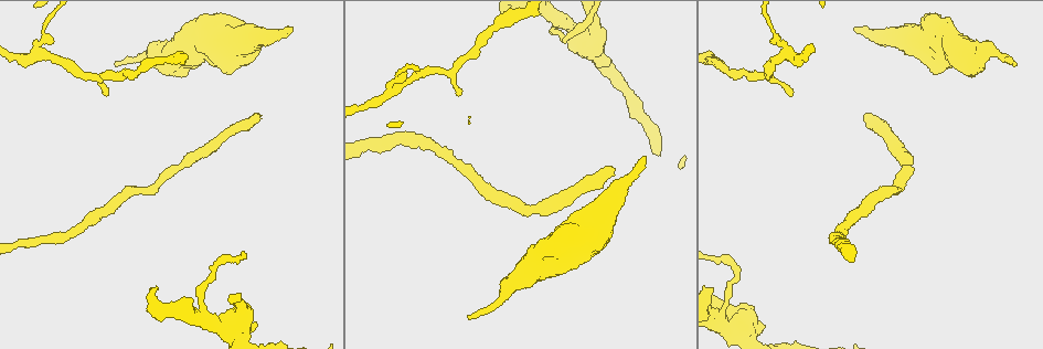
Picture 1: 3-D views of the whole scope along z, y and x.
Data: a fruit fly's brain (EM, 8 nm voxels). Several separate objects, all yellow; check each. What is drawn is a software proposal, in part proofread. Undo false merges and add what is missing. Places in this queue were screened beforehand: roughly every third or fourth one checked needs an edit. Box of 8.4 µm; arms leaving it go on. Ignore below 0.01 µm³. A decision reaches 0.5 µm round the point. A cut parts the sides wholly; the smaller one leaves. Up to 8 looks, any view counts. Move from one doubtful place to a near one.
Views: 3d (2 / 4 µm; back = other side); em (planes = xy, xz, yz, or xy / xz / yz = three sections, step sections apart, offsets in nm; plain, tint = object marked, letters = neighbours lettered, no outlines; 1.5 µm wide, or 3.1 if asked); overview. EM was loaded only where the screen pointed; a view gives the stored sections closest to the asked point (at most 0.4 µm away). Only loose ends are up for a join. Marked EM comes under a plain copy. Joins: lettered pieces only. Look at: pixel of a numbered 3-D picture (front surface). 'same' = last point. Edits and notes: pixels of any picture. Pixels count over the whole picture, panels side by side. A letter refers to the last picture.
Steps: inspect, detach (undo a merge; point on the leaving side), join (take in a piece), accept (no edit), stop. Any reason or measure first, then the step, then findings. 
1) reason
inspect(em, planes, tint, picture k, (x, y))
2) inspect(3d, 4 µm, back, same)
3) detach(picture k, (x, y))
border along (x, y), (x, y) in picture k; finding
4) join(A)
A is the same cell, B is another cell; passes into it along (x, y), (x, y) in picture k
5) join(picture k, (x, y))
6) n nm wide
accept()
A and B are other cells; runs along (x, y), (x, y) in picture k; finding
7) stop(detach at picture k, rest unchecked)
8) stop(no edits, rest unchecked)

a fork
inspect(em, xy, step 8, letters, picture 1, (396, 86))

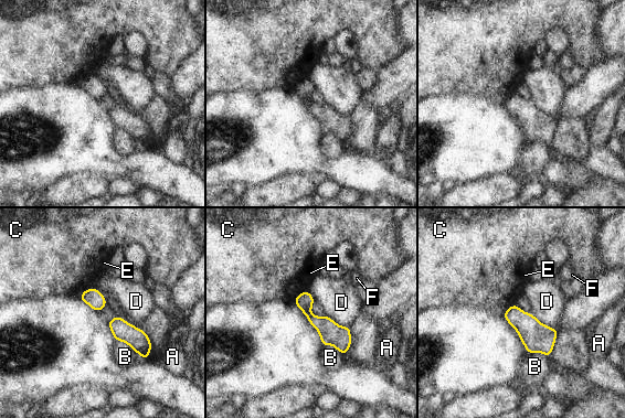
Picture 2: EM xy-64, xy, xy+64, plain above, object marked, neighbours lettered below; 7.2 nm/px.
150 nm wide
detach(picture 2, (305, 300))
A, B, C, D, E and F are other cells; border along (302, 308), (309, 312) in picture 2; a second cell is stuck on

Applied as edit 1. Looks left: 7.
see it whole again
inspect(overview)

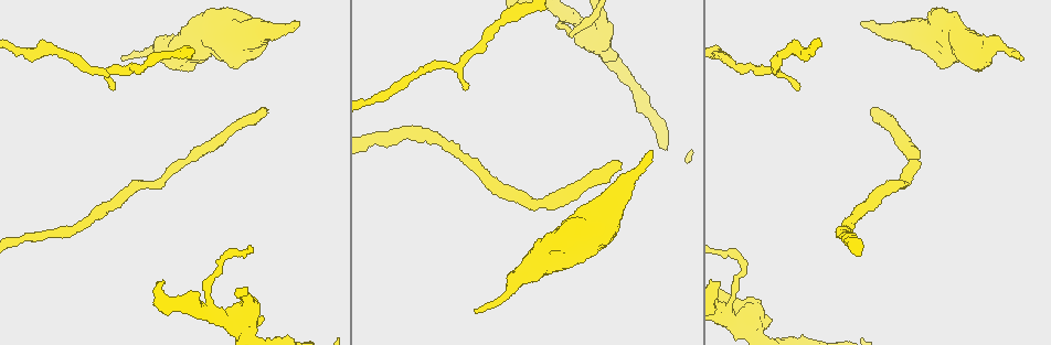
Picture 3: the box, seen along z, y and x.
inspect(3d, 4 µm, picture 3, (115, 87))

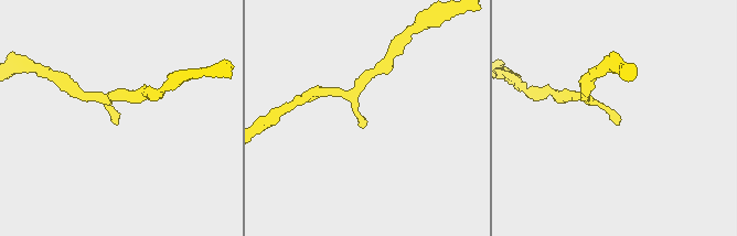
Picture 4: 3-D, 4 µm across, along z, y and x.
shape alone is not enough
inspect(em, planes, letters, picture 4, (364, 125))

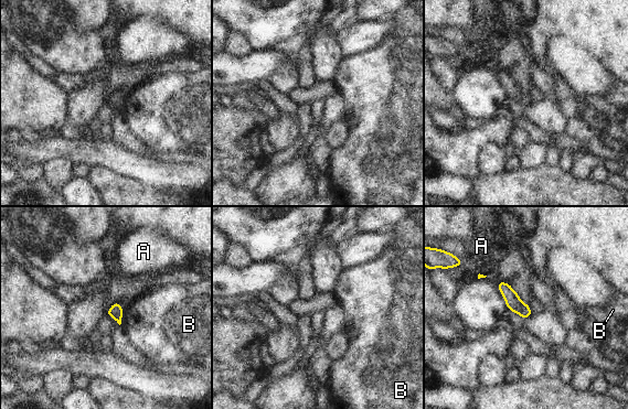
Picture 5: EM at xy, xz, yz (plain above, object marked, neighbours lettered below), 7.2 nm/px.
accept()
A and B are other cells; border along (124, 310), (119, 324) in picture 5; no lettered piece goes on from it

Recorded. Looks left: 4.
tapers out
inspect(3d, 2 µm, picture 3, (123, 61))

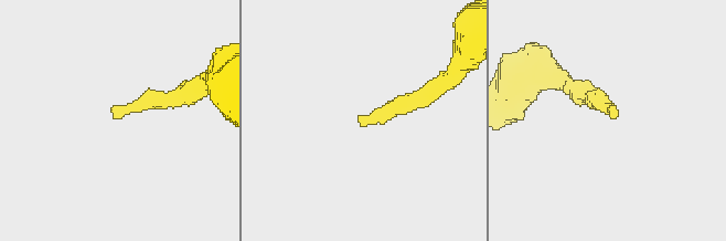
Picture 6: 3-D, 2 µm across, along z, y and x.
need the tissue
inspect(em, yz, step 4, tint, picture 6, (358, 122))

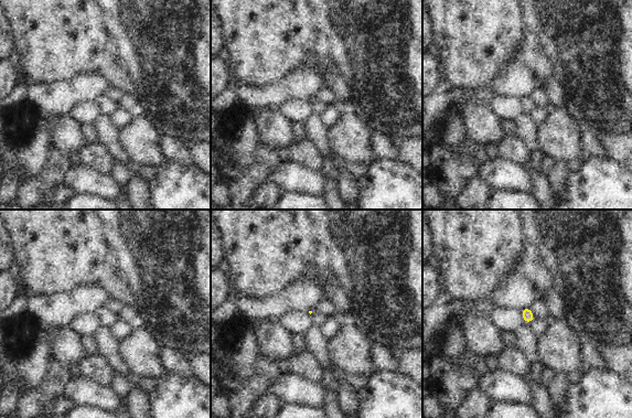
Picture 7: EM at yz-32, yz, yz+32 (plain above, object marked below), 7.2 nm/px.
another direction
inspect(em, planes, letters, same)

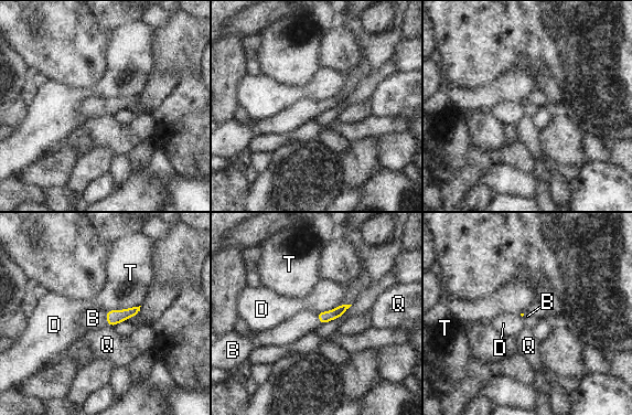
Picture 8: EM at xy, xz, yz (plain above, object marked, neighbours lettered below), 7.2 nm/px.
join(B)
B is the same cell, D, Q and T are other cells; passes into it along (114, 317), (106, 316), (93, 318) in picture 8; it goes on there

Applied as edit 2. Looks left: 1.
stop(detach at picture 2, join at picture 8, rest unchecked)

